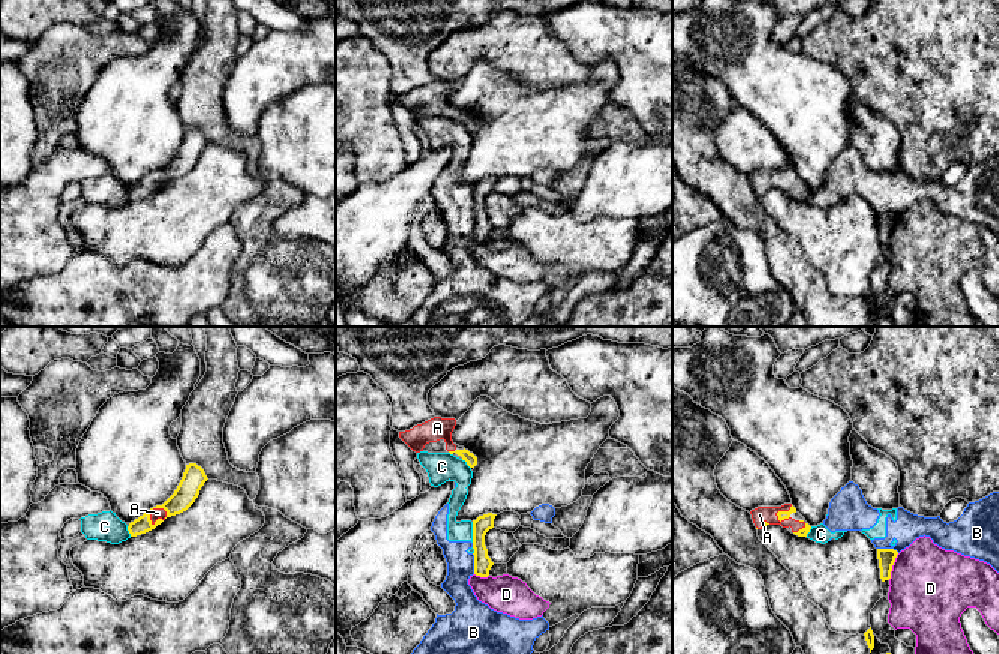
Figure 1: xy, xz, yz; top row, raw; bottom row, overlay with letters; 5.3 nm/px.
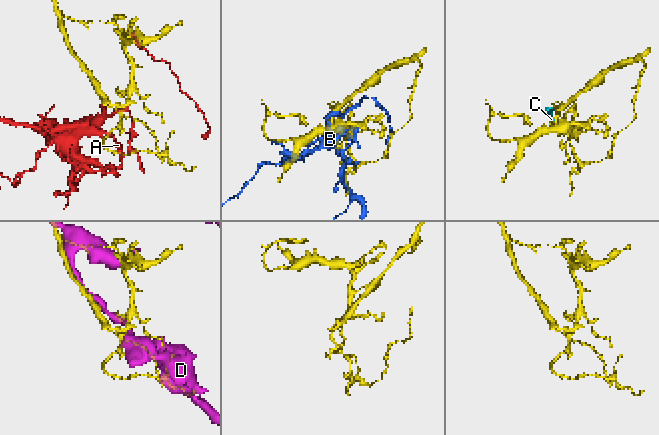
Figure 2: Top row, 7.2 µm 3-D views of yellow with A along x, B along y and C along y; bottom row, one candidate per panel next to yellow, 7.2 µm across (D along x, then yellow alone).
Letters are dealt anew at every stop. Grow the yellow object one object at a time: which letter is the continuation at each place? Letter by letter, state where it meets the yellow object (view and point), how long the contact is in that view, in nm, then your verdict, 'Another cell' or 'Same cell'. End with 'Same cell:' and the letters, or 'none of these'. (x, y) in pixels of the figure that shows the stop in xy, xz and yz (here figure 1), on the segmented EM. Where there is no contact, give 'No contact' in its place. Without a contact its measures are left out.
A: Touches yellow at xy (150, 512). Shared border 120 nm. Same cell
B: Touches yellow at yz (888, 549). Shared border 120 nm. Another cell
C: Touches yellow at xz (473, 533). Shared border 110 nm. Another cell
D: Touches yellow at yz (891, 567). Shared border 160 nm. Another cell
Same cell: A

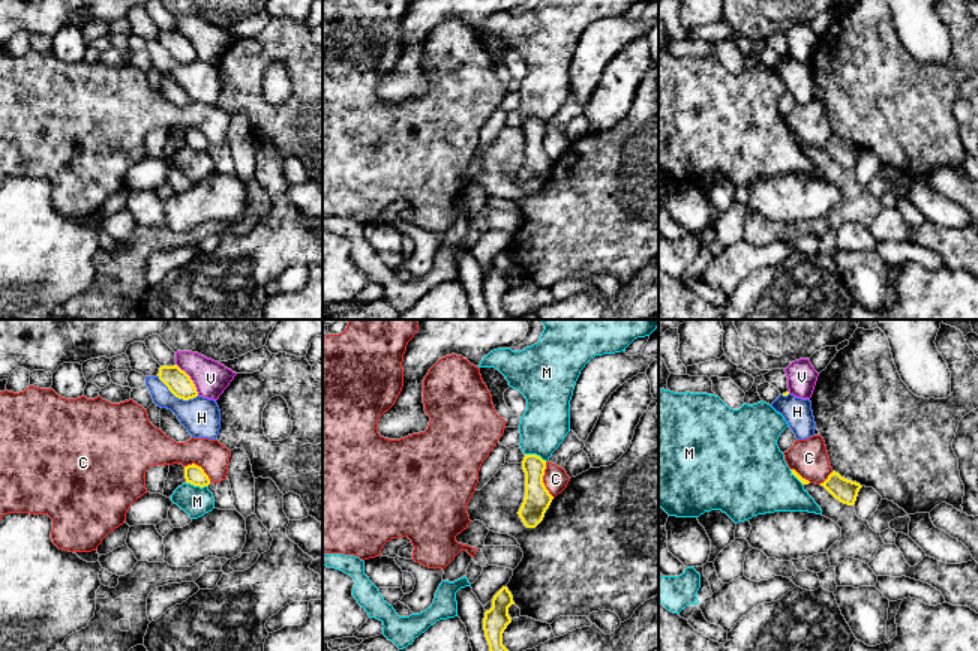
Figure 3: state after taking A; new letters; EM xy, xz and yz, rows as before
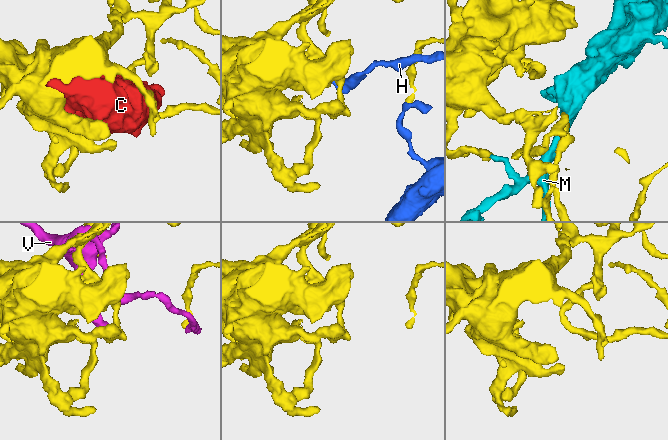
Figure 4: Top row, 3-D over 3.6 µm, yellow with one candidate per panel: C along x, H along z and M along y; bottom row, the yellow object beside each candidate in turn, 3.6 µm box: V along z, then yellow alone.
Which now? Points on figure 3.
C: Touches yellow at xz (542, 480). Shared border 200 nm. Another cell
H: Touches yellow at xy (177, 396). Shared border 240 nm. Another cell
M: Touches yellow at xz (536, 455). Shared border 130 nm. Another cell
V: Touches yellow at xy (189, 378). Shared border 200 nm. Another cell
Same cell: none of these

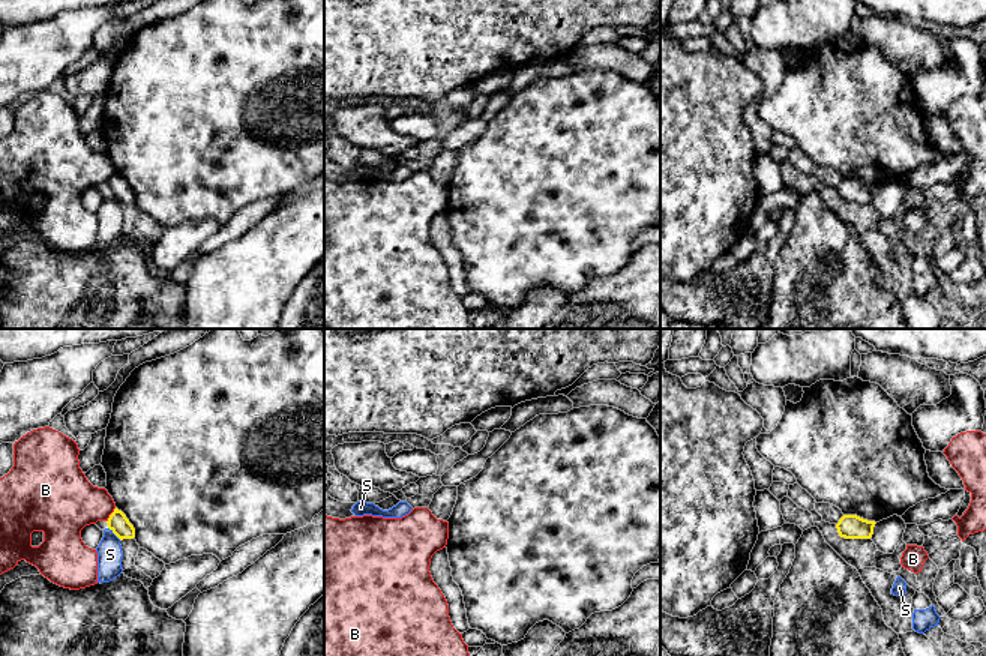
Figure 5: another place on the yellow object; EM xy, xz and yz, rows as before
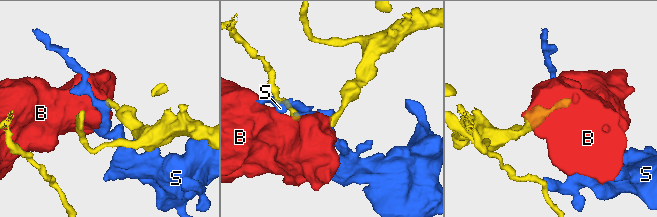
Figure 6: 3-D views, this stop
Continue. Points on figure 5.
B: Touches yellow at xy (110, 515). Shared border 90 nm. Another cell
S: Touches yellow at xy (114, 533). Shared border 100 nm. Another cell
Same cell: none of these

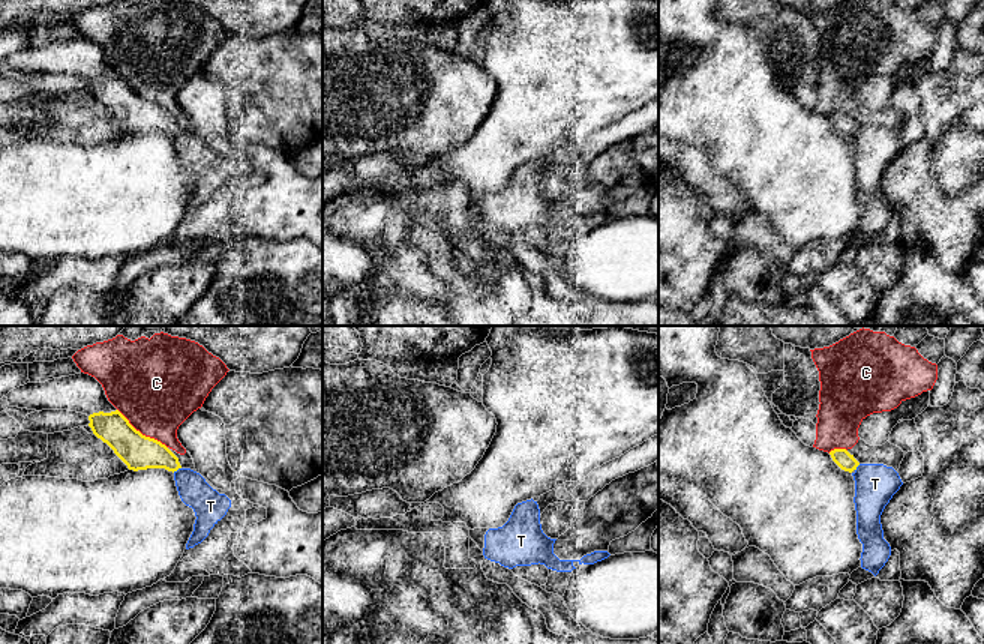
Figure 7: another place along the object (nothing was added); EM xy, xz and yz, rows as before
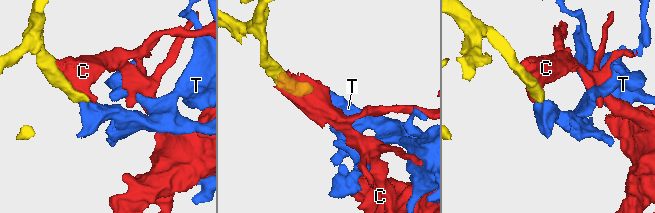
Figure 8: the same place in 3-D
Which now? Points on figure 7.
C: Touches yellow at xy (140, 433). Shared border 340 nm. Another cell
T: Touches yellow at xy (176, 470). Shared border 50 nm. Same cell
Same cell: T

